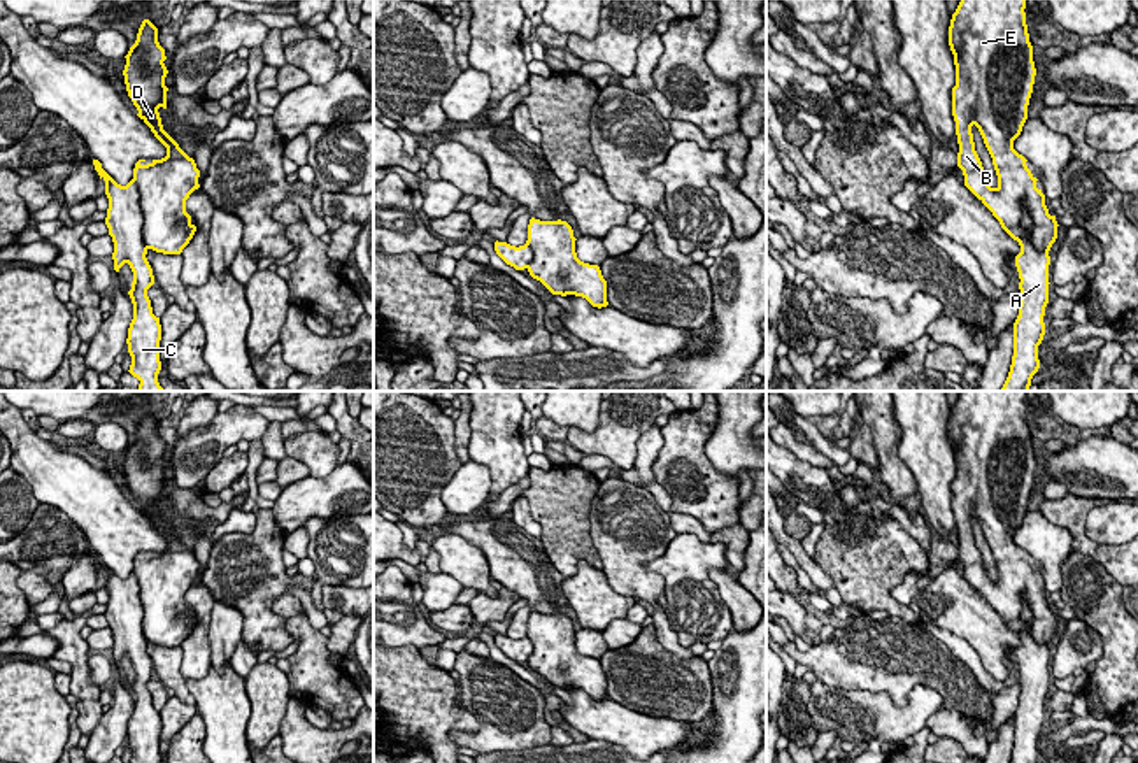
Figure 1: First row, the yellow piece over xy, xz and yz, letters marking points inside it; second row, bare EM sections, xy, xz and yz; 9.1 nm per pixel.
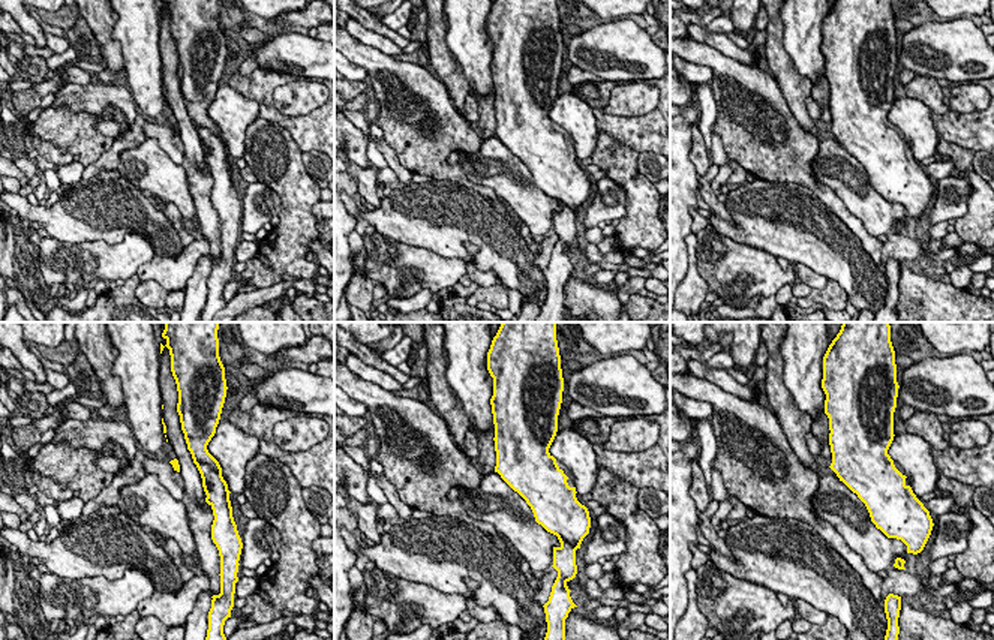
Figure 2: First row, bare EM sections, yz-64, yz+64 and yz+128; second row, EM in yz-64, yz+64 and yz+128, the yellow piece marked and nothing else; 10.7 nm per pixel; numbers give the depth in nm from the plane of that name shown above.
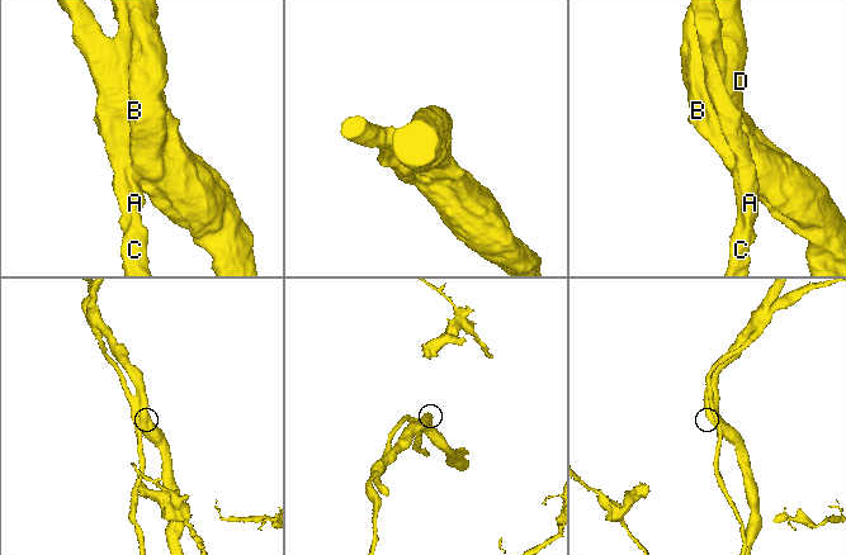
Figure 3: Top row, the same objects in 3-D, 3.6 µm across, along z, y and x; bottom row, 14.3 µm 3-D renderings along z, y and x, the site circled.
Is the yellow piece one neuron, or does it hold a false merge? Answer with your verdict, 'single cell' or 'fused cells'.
single cell

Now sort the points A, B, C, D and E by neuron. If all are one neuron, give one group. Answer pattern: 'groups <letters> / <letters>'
groups A B C D E

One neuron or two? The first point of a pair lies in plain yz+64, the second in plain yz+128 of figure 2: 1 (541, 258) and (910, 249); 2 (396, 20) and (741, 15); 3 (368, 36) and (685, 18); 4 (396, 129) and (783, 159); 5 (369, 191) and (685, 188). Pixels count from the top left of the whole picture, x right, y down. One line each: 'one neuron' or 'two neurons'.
1: one neuron
2: two neurons
3: two neurons
4: one neuron
5: two neurons

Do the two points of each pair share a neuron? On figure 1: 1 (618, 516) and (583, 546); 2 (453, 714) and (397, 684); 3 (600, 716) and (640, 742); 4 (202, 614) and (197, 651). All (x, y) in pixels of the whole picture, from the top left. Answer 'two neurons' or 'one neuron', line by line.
1: two neurons
2: one neuron
3: one neuron
4: one neuron

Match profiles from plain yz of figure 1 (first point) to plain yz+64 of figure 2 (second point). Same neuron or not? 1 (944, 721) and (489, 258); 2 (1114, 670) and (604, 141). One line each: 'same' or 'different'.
1: different
2: same

